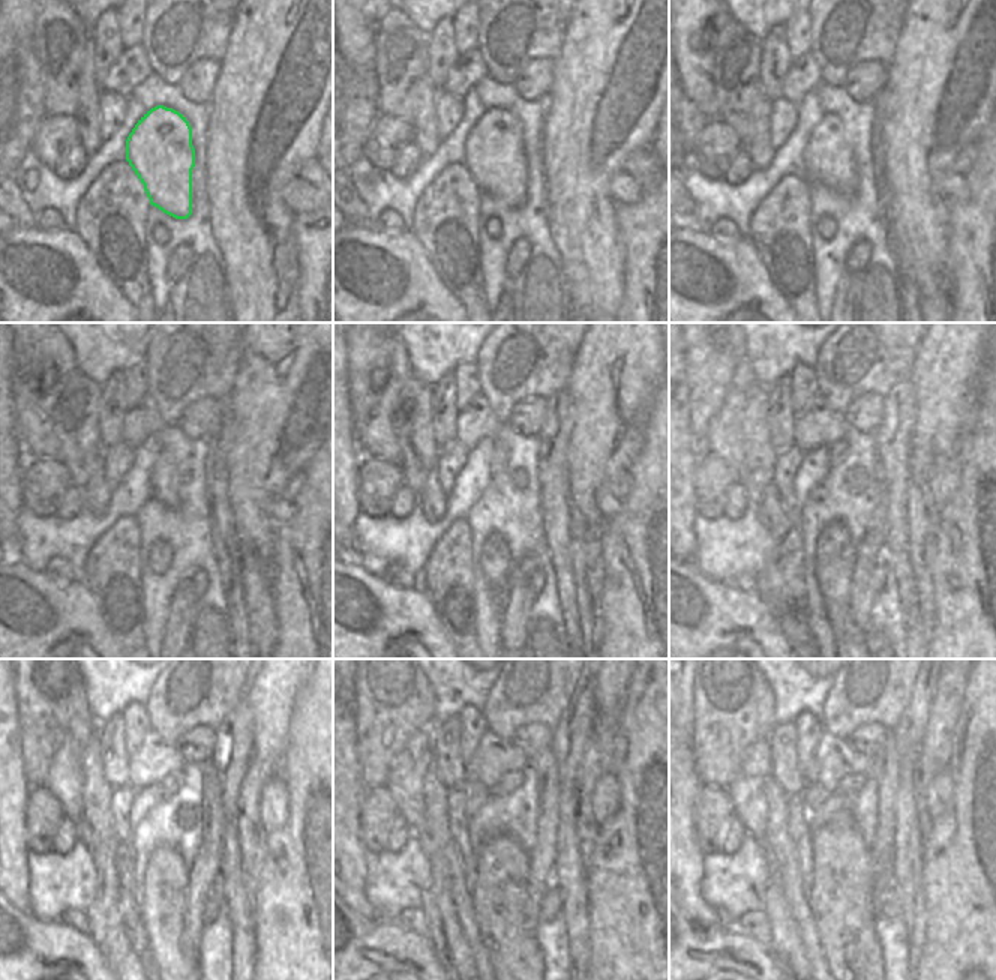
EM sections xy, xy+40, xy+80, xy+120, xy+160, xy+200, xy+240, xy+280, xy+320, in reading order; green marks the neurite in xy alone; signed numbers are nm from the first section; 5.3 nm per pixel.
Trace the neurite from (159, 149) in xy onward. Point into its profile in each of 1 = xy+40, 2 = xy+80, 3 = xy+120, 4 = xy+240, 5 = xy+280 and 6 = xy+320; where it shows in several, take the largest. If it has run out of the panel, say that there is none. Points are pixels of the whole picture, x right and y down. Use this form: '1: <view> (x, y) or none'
1: xy+40 (494, 155)
2: xy+80 (828, 159)
3: xy+120 (162, 476)
4: xy+240 (168, 785)
5: xy+280 (509, 782)
6: xy+320 (852, 782)

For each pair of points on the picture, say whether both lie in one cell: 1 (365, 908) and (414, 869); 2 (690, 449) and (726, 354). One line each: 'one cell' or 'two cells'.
1: two cells
2: two cells

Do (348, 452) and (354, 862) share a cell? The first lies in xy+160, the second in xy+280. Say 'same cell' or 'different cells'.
same cell

